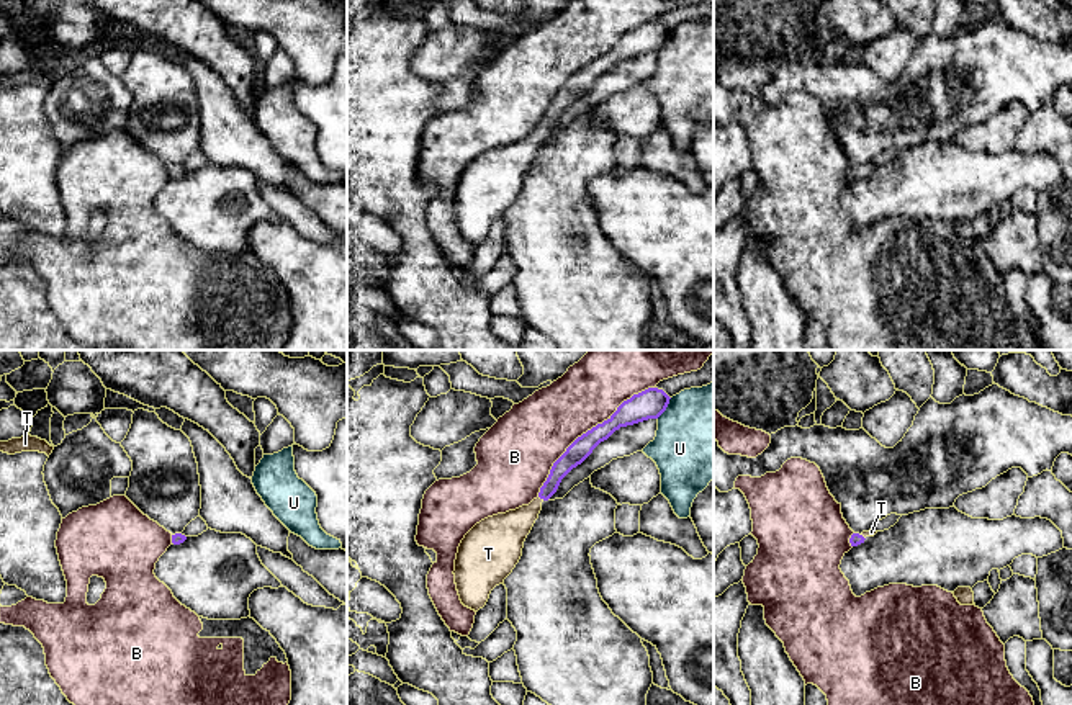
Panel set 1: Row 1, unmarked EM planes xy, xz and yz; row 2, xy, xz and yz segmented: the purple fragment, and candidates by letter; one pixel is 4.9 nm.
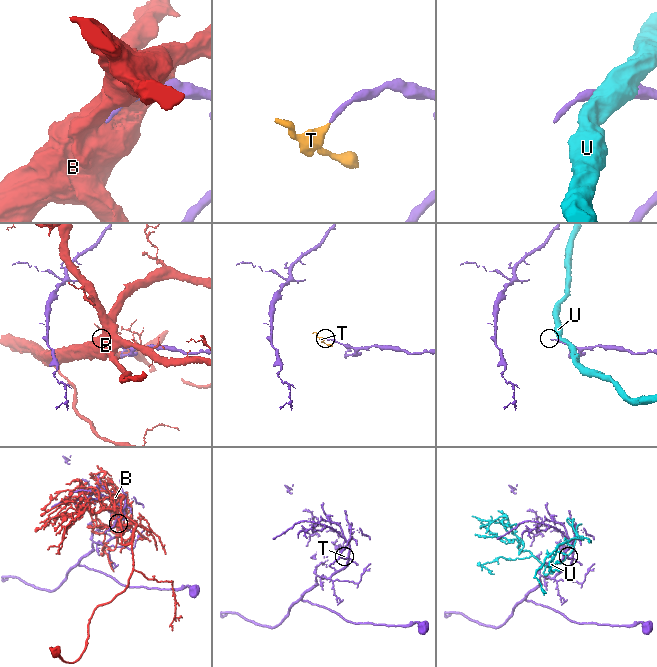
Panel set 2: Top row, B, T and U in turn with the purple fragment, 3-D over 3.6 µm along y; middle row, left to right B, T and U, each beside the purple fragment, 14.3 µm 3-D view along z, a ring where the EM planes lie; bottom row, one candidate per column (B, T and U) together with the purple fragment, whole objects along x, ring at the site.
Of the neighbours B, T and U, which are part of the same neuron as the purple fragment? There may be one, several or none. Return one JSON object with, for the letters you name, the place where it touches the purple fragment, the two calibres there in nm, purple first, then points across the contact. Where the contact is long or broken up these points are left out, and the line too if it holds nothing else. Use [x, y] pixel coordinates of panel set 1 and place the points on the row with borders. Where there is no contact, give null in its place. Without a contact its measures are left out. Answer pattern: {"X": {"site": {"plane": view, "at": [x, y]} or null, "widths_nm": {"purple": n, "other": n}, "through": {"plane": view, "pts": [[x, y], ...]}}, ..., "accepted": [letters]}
{"T": {"site": {"plane": "xz", "at": [542, 498]}, "widths_nm": {"purple": 90, "other": 190}, "through": {"plane": "xz", "pts": [[572, 457], [560, 468], [542, 498], [506, 534]]}}, "accepted": ["T"]}

